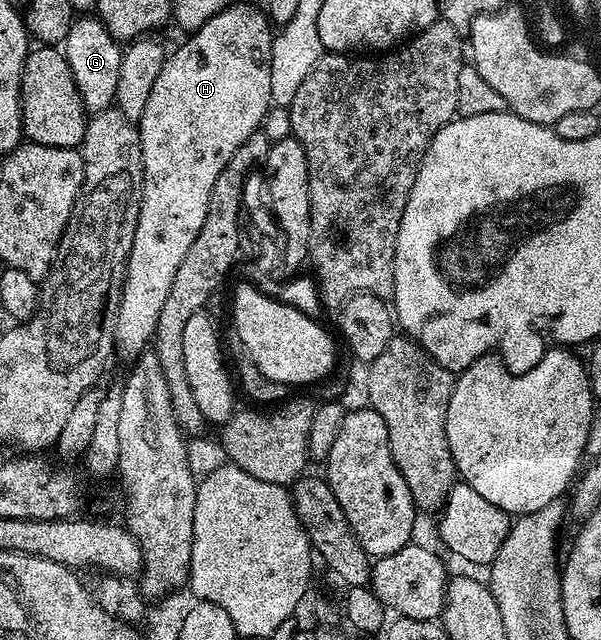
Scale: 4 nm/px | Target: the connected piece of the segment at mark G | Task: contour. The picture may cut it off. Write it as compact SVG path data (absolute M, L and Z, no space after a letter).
M81 16L73 21L63 43L63 53L71 68L71 76L79 90L81 102L90 115L108 110L114 105L119 84L119 64L122 47L107 32L100 17Z

